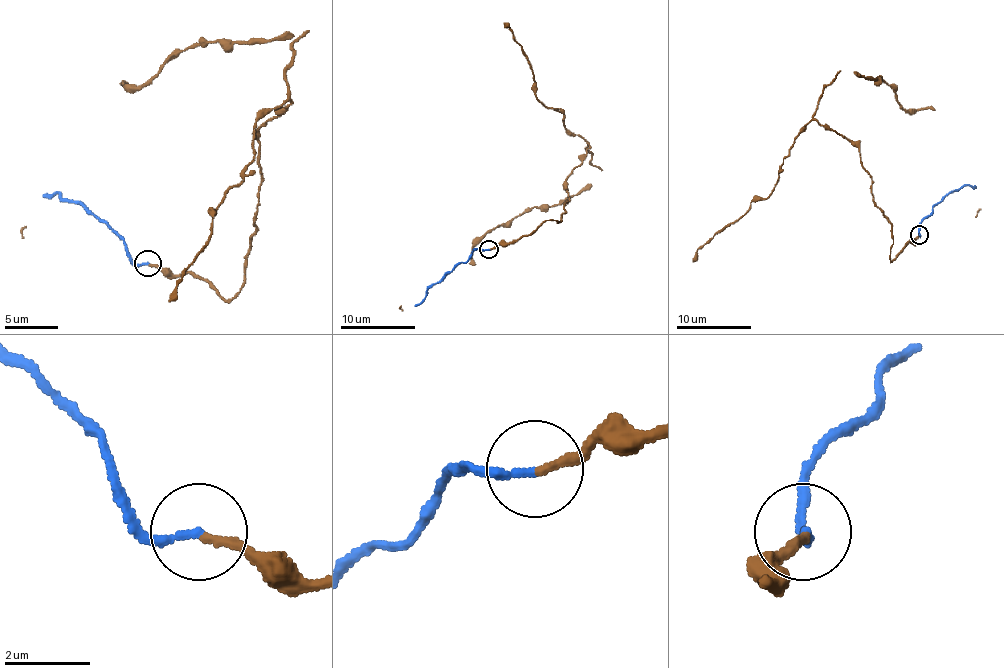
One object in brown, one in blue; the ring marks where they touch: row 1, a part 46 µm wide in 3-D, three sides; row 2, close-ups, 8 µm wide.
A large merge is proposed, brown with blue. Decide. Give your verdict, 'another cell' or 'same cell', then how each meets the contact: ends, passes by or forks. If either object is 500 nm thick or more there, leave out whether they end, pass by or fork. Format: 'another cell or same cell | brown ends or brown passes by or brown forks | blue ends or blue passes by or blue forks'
another cell | brown ends | blue ends

